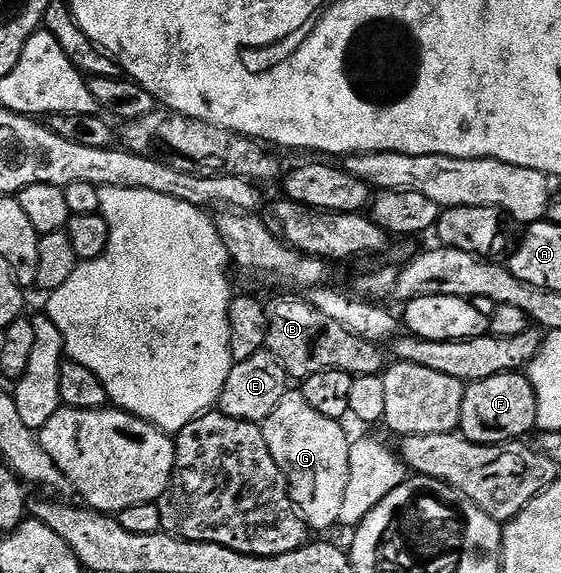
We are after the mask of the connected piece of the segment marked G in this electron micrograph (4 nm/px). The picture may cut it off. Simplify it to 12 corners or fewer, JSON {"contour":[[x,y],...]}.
{"contour":[[301,392],[261,424],[308,531],[340,525],[352,439]]}

